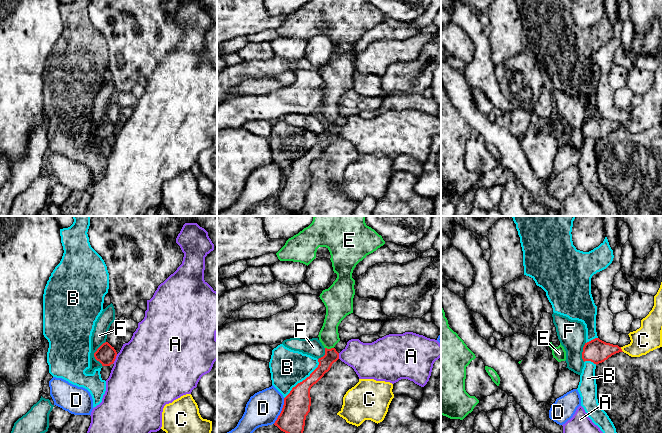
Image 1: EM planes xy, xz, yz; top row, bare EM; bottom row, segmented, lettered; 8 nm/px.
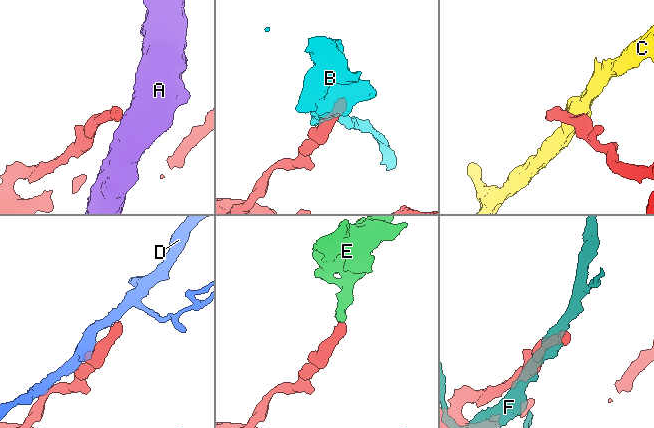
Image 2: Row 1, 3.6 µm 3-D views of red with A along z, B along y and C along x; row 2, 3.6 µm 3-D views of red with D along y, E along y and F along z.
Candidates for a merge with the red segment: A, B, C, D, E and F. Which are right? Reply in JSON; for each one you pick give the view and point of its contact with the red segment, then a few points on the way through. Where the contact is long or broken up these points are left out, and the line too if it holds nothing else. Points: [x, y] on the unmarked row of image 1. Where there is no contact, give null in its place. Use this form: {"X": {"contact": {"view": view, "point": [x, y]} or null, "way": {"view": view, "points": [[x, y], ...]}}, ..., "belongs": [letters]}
{"E": {"contact": {"view": "xz", "point": [329, 125]}, "way": {"view": "xz", "points": [[331, 131], [329, 125], [329, 113]]}}, "belongs": ["E"]}

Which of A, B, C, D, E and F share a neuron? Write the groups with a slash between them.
A / B / C / D / E / F

